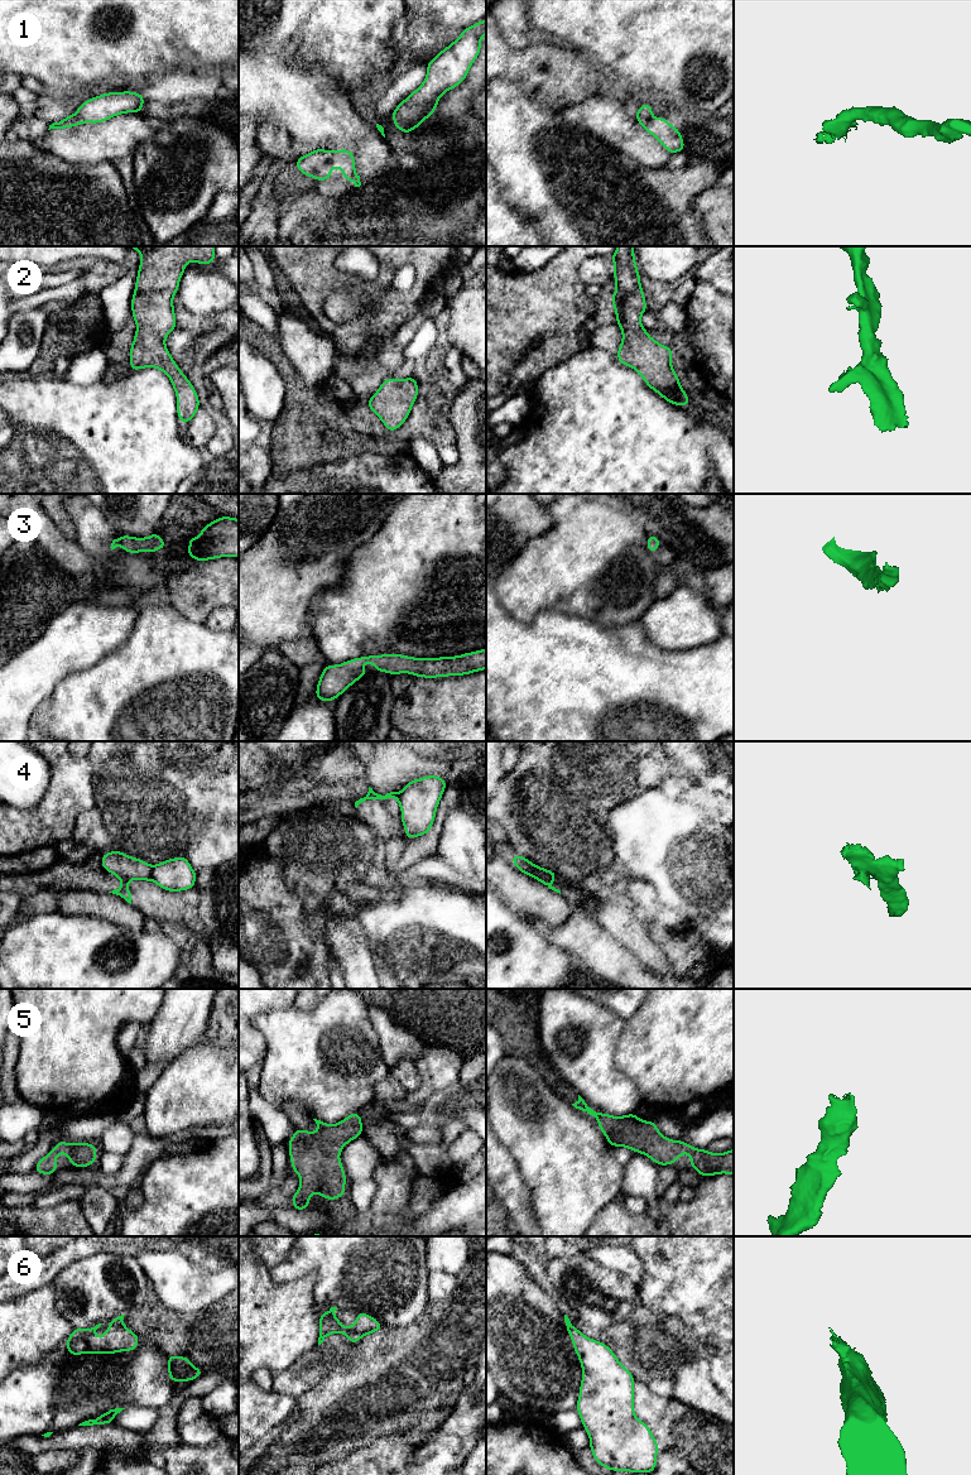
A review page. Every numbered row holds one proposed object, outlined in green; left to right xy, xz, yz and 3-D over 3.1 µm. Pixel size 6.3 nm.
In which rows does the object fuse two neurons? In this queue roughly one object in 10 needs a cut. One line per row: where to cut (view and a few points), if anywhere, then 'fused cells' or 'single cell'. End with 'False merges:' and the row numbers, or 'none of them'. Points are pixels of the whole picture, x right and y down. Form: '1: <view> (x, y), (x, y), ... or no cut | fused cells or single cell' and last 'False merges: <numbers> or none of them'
1: no cut | single cell
2: no cut | single cell
3: no cut | single cell
4: xy (150, 866), (150, 877), (153, 879) | fused cells
5: no cut | single cell
6: no cut | single cell
False merges: 4

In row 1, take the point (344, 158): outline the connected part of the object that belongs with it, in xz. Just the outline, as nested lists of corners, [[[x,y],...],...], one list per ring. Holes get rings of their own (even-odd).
[[[313,149],[295,162],[297,169],[314,181],[330,181],[331,170],[338,167],[343,173],[343,181],[352,181],[360,187],[360,176],[355,172],[355,157],[348,149],[330,152],[327,149]]]

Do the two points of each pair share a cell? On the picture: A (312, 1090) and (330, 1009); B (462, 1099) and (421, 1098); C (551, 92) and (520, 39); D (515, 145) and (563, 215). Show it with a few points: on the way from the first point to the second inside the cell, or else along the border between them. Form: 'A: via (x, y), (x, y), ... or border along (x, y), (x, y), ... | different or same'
A: via (312, 1070), (315, 1063), (315, 1043), (321, 1029) | same
B: border along (453, 1082), (437, 1090), (419, 1109) | different
C: border along (528, 44), (524, 48) | different
D: via (533, 163), (544, 174), (544, 179), (562, 197) | same

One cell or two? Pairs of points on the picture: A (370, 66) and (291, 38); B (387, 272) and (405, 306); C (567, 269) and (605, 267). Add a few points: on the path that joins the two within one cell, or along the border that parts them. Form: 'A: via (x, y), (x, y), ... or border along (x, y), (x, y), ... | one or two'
A: via (350, 46), (342, 38), (311, 38) | one
B: via (384, 282), (383, 291), (395, 303) | one
C: border along (583, 259), (578, 268), (578, 279), (585, 286) | two

